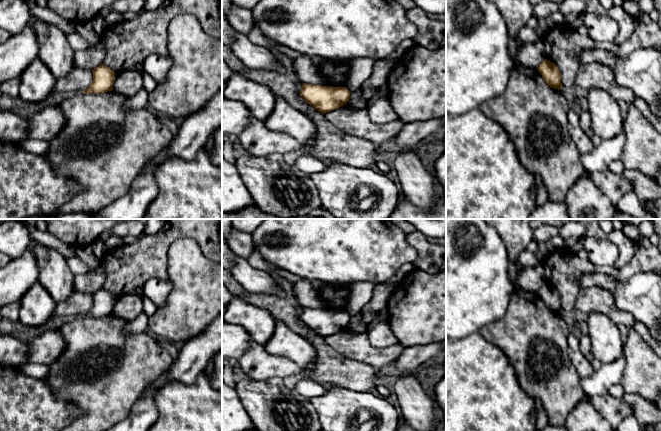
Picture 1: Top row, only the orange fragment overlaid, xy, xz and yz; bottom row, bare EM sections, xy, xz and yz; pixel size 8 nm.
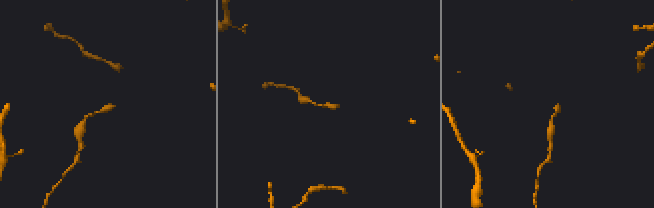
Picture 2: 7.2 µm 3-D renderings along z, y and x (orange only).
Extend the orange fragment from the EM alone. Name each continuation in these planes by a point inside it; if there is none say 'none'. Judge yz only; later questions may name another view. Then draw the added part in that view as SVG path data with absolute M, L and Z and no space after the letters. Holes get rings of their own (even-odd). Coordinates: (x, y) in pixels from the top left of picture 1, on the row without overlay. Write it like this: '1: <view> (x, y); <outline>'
none

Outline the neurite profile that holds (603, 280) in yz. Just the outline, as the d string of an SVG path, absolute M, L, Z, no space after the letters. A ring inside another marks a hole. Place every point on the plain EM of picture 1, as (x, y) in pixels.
M593 272L581 277L579 286L581 288L596 286L613 293L617 283L617 280L610 274L607 274L605 272Z

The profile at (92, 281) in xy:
M100 267L85 274L75 276L74 287L76 292L93 294L104 287L106 274Z

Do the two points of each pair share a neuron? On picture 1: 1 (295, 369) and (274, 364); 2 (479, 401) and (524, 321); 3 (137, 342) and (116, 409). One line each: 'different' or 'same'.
1: same
2: different
3: same

